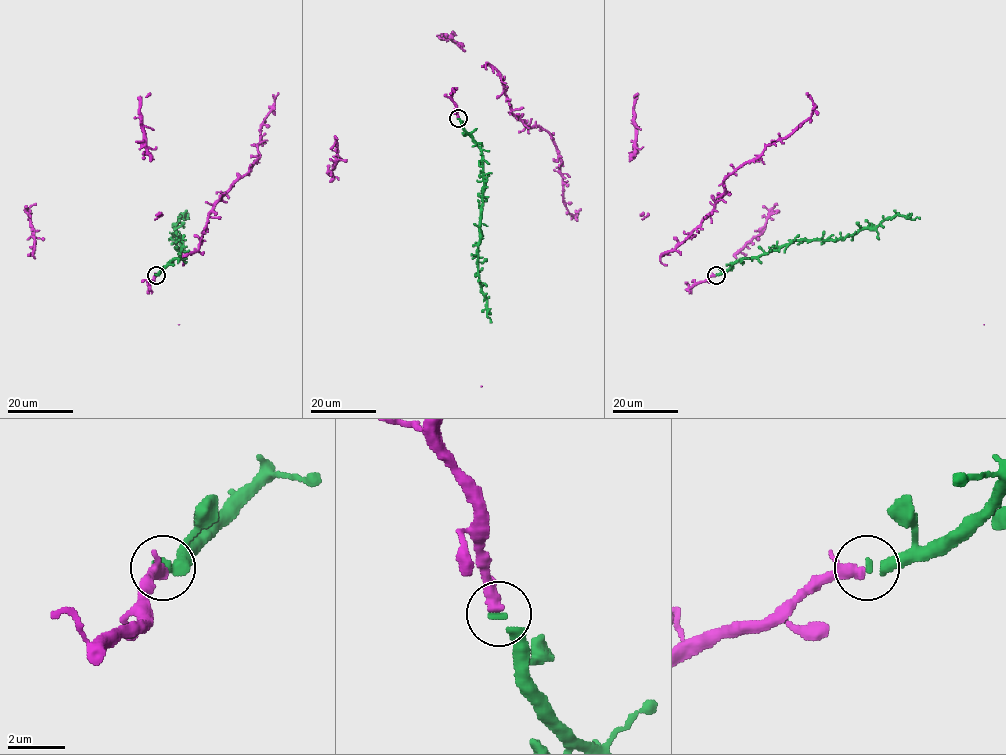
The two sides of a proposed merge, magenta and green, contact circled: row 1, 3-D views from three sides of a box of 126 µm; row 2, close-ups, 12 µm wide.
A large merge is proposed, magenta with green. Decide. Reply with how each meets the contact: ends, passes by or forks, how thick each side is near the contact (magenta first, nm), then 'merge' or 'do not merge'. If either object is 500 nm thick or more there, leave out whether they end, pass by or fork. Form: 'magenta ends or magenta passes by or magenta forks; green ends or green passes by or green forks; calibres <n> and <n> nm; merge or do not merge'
magenta passes by; green ends; calibres 320 and 280 nm; merge

